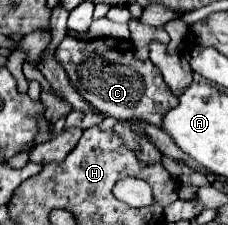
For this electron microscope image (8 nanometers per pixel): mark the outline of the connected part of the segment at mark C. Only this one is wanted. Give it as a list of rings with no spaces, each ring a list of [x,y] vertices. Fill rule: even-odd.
[[[68,36],[58,46],[56,60],[66,70],[76,92],[82,94],[92,108],[118,120],[140,118],[162,128],[162,114],[166,114],[170,106],[178,104],[176,96],[170,94],[160,70],[150,60],[138,60],[134,56],[134,46],[128,40],[98,38],[84,42]]]

